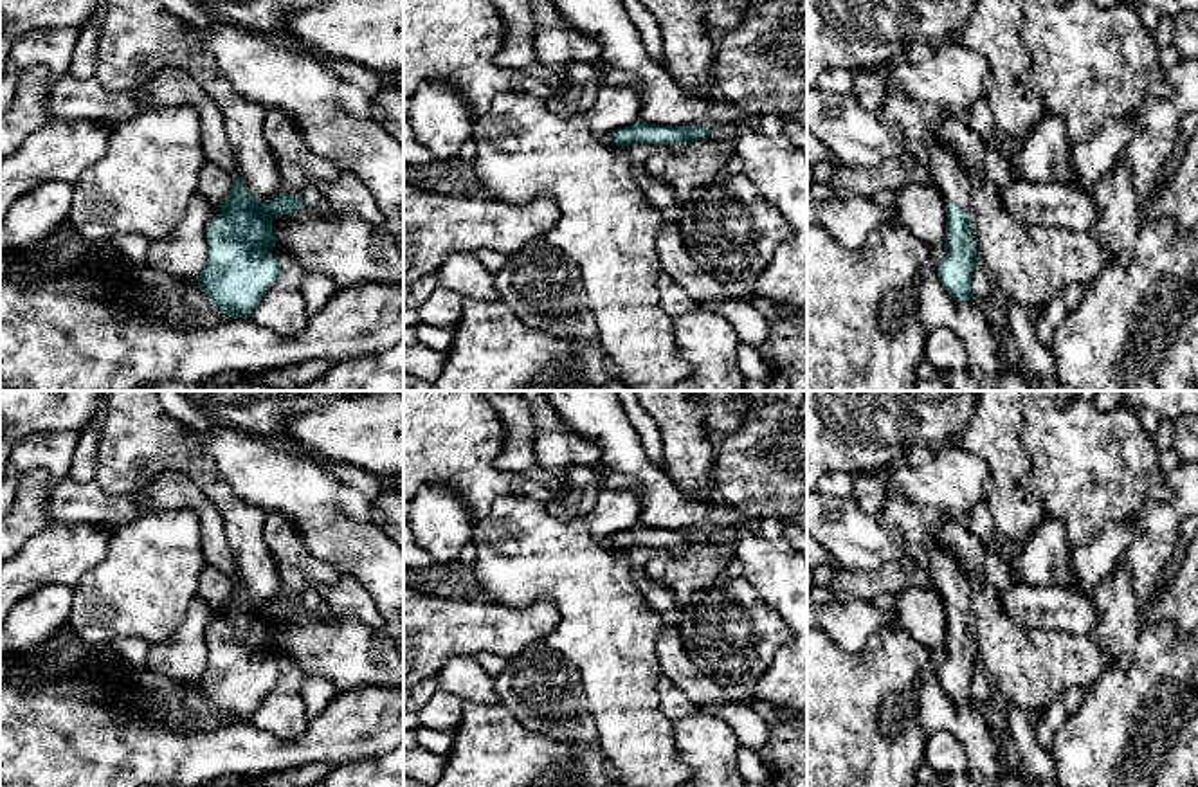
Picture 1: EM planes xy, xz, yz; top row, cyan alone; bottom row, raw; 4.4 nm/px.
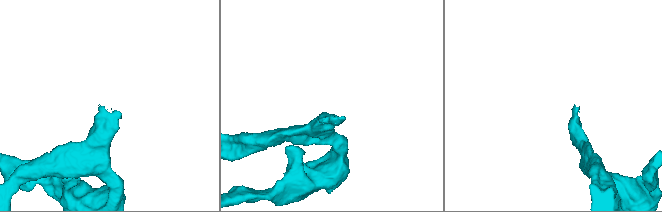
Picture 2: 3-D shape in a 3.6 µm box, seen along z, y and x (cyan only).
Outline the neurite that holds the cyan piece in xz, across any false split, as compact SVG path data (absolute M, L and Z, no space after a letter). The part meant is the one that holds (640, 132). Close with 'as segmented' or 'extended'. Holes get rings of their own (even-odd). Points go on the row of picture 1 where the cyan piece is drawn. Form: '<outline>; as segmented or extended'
M634 122L631 126L614 130L611 142L625 148L631 144L658 144L667 151L683 151L699 139L708 139L710 130L699 126L658 126L650 122Z; extended

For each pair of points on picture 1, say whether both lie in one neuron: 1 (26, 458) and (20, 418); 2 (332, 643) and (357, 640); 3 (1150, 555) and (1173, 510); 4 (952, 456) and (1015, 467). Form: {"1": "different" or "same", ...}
{"1": "different", "2": "same", "3": "same", "4": "different"}

